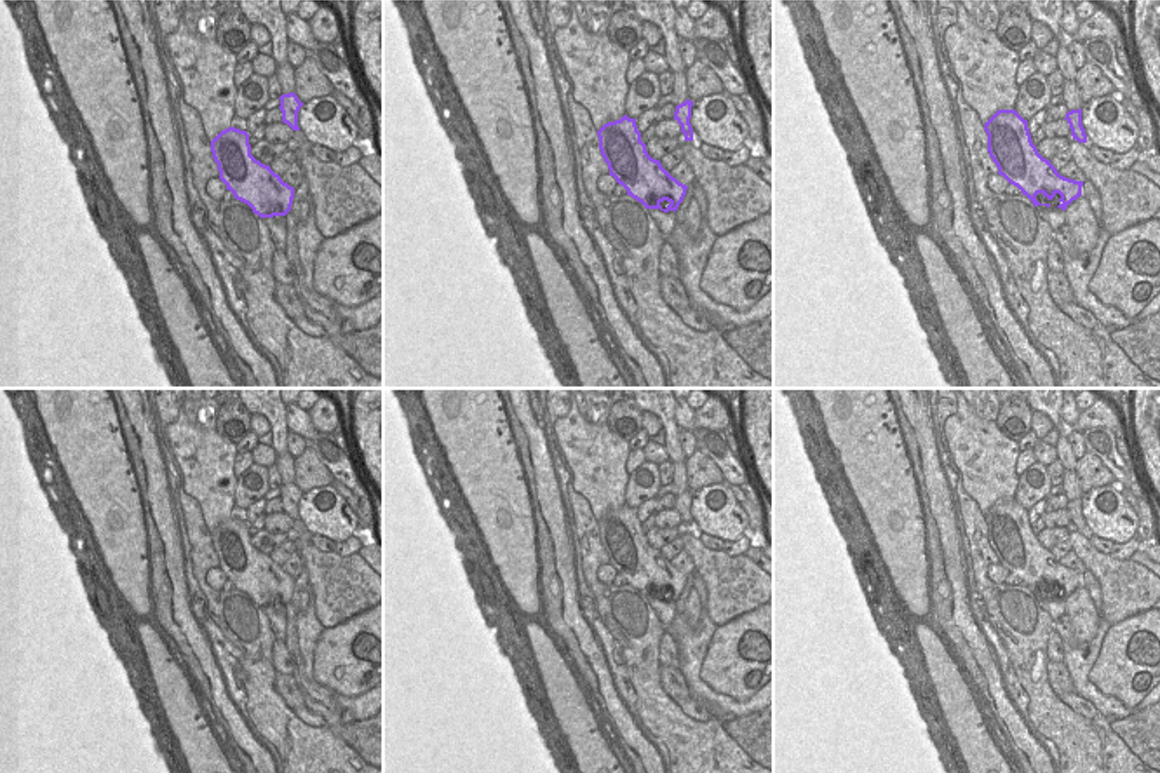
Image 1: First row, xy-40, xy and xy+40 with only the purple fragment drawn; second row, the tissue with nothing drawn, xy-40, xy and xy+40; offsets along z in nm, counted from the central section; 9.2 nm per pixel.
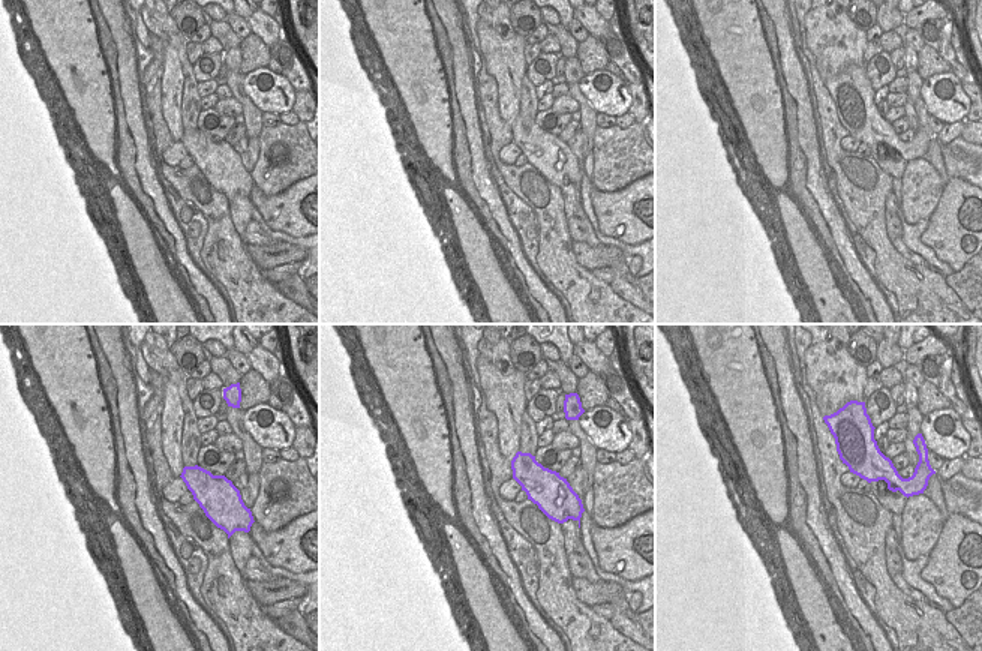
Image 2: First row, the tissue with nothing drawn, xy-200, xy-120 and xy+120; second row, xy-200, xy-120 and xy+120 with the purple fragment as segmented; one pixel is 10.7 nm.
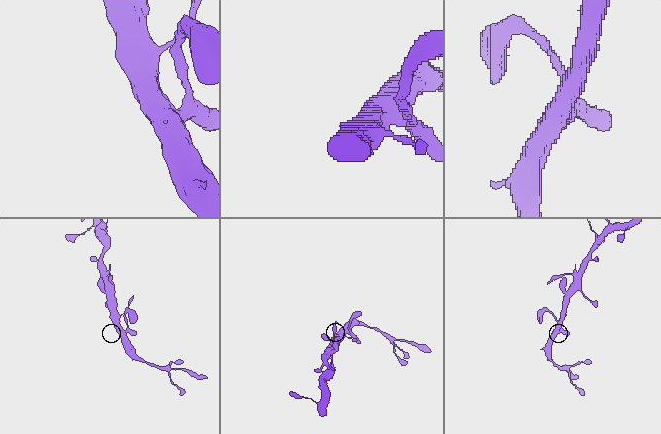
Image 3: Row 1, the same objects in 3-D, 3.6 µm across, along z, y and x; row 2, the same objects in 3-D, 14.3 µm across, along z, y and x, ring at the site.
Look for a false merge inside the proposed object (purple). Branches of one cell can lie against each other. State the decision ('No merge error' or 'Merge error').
No merge error

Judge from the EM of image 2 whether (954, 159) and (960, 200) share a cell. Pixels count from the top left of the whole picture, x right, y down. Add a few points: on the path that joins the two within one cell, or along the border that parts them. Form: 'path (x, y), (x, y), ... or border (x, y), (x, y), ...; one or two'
border (949, 177), (963, 179); two

